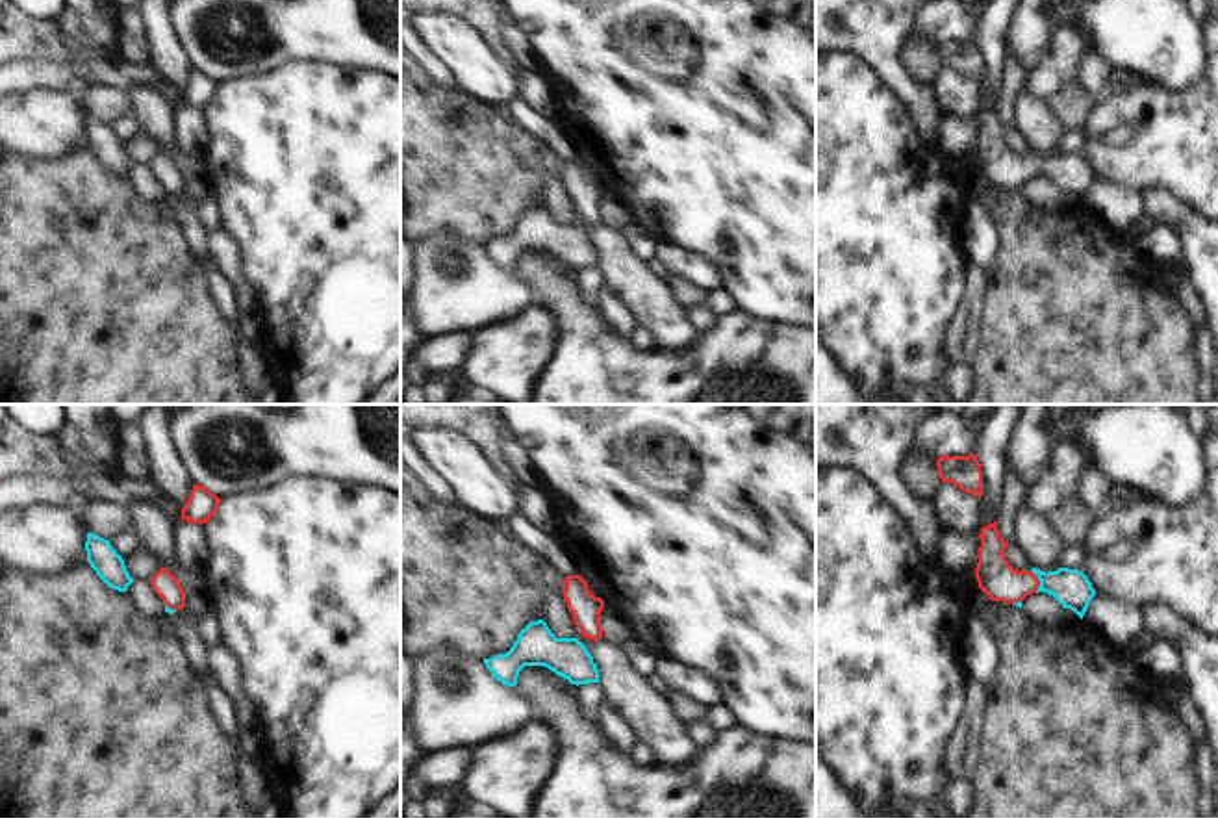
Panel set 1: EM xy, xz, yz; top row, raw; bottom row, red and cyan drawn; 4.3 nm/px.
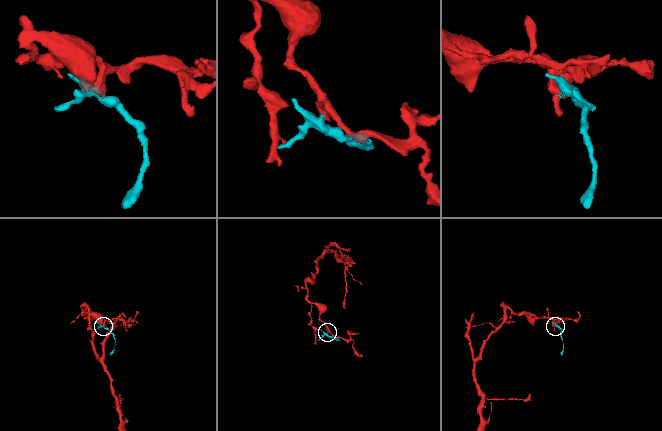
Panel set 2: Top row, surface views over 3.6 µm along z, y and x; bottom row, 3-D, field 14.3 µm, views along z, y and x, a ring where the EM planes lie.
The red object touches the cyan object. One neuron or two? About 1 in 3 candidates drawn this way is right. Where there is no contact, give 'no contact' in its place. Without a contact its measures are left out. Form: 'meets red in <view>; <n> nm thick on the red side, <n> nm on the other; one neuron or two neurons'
meets red in yz; 170 nm thick on the red side, 160 nm on the other; one neuron

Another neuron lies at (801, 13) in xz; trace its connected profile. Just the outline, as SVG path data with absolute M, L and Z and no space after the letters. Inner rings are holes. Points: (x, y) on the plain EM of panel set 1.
M753 0L805 30L816 43L816 0Z

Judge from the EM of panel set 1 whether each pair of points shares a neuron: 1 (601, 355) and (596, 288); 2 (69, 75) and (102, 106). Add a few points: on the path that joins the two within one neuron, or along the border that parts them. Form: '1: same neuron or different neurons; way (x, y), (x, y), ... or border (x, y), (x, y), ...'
1: different neurons; border (575, 271), (575, 282), (583, 297), (596, 306)
2: different neurons; border (93, 84), (82, 99)

